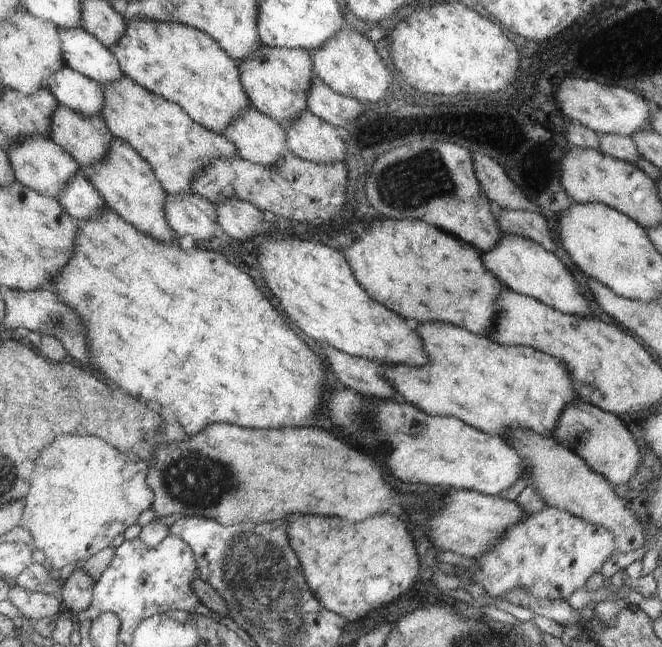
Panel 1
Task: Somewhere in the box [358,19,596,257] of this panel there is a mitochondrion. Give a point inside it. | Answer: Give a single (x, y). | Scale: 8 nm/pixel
(419, 181)

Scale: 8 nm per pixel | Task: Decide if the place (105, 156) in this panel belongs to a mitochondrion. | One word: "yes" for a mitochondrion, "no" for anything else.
no

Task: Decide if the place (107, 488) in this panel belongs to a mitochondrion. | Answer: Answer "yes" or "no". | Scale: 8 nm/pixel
no

